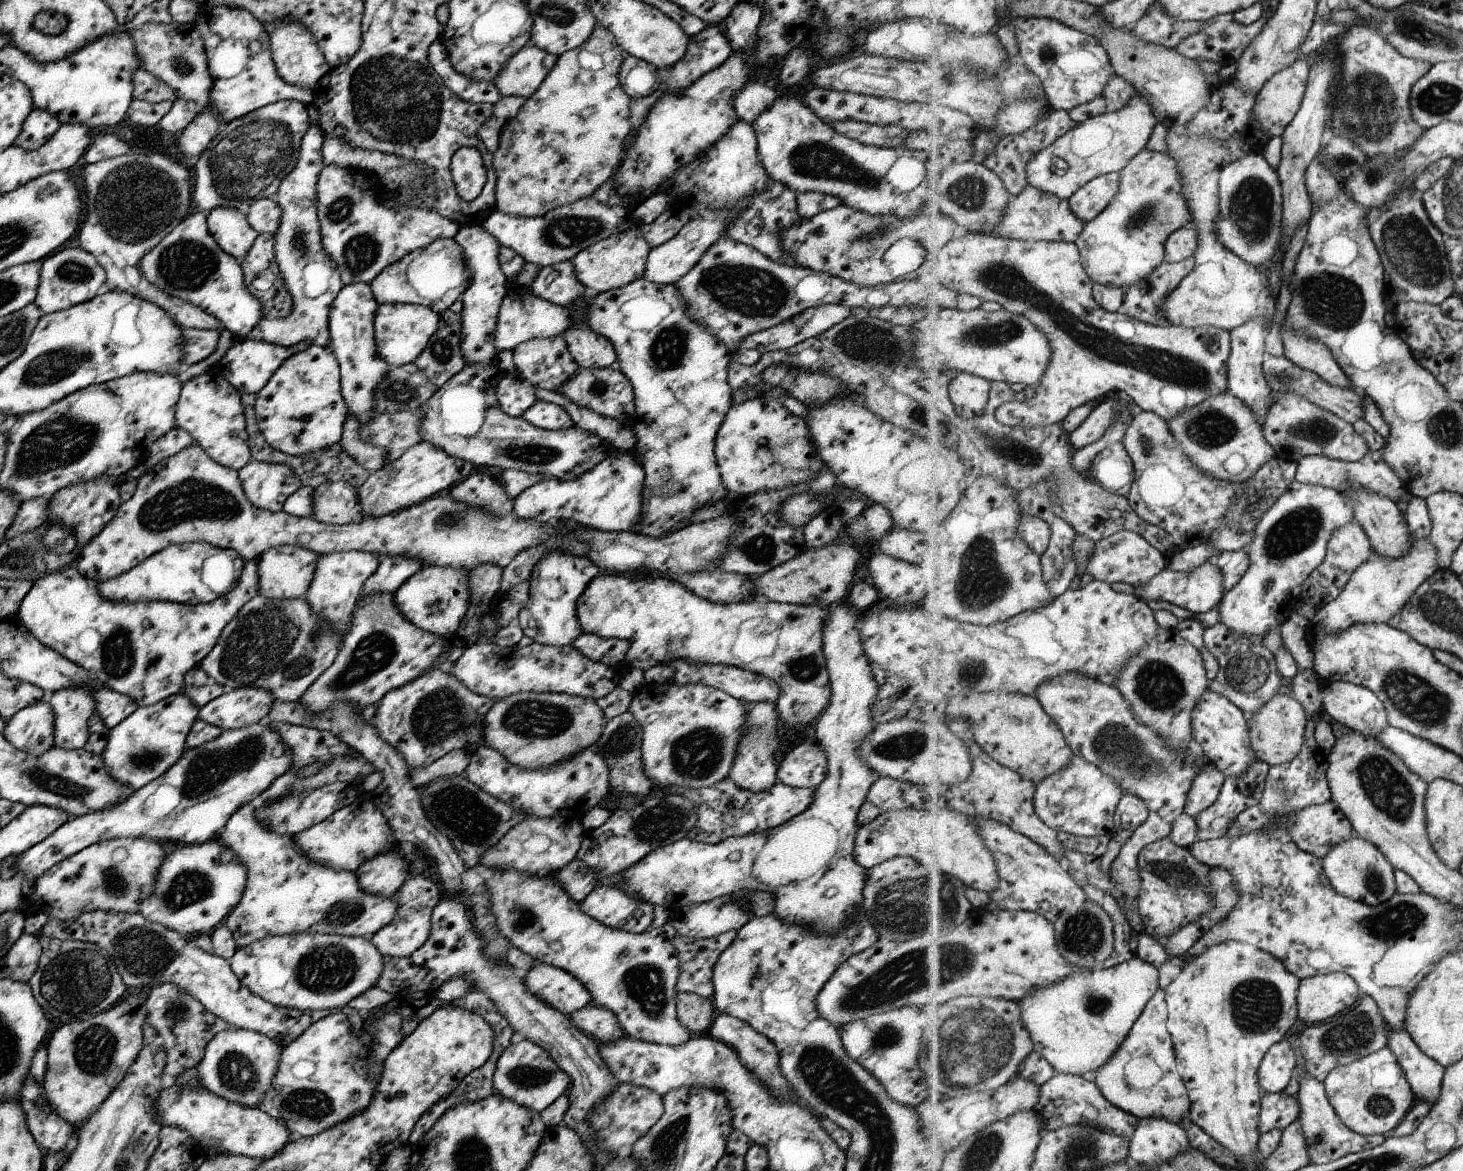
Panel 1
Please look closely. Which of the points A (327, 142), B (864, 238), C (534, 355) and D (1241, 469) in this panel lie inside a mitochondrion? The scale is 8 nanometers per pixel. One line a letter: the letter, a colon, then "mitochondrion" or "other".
A: other
B: mitochondrion
C: other
D: other

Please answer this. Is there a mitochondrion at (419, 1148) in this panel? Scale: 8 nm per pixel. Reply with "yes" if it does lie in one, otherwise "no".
no

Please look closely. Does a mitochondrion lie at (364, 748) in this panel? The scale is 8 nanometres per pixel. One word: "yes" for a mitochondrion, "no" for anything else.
no

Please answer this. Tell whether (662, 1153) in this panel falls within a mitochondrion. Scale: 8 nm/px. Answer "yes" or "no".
yes

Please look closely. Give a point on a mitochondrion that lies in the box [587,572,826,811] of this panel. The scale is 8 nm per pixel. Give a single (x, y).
(696, 754)

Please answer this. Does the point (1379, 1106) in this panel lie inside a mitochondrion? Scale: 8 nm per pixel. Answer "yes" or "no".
yes

